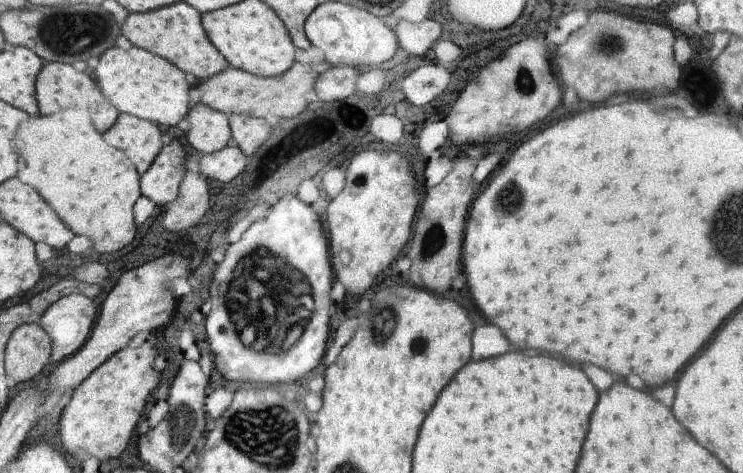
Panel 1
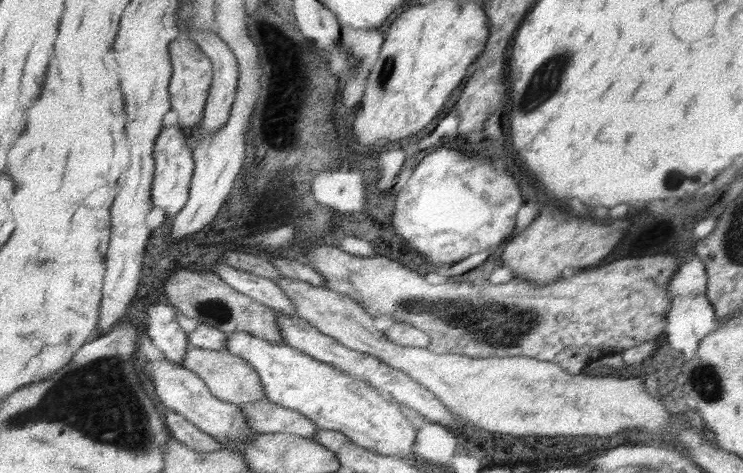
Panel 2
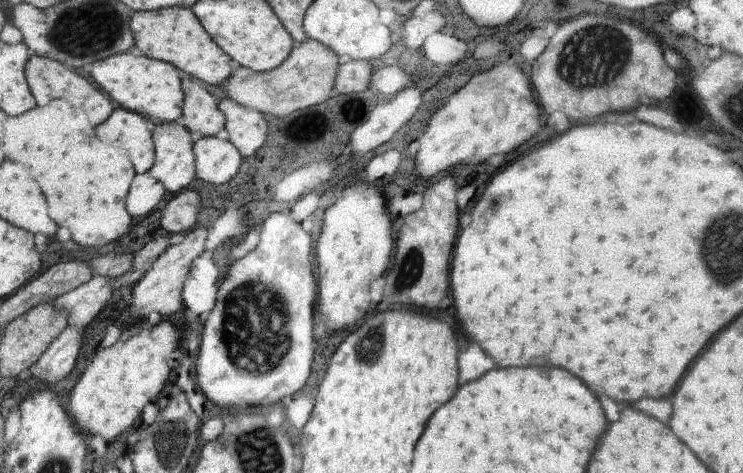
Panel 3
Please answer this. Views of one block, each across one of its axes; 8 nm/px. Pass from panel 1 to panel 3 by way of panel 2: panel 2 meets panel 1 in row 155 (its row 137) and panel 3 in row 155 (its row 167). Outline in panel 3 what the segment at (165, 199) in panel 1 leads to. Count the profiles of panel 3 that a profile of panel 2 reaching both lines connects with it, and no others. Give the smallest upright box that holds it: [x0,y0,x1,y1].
[150,122,195,194]

